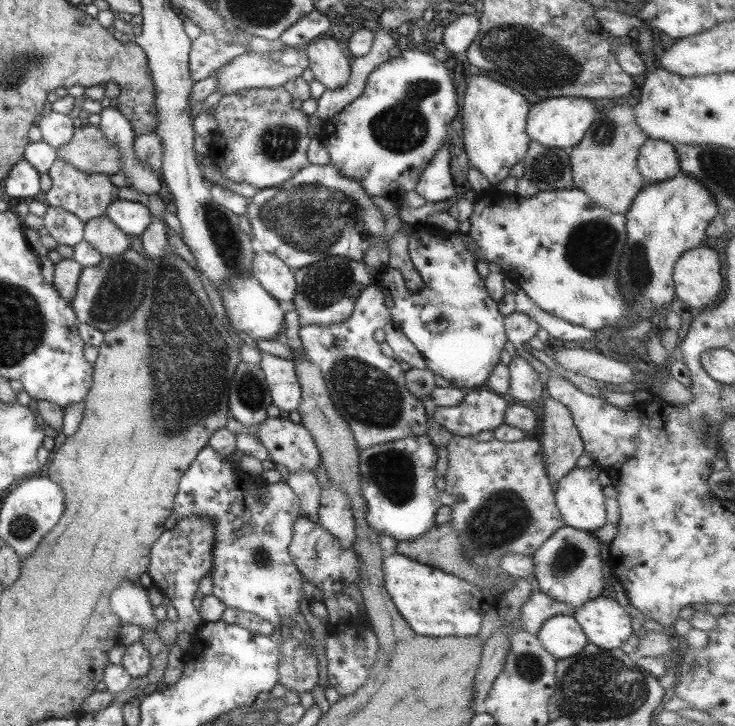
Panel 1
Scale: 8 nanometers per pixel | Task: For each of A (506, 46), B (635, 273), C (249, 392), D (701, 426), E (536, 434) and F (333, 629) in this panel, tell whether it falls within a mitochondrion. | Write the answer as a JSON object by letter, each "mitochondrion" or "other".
{"A":"mitochondrion","B":"mitochondrion","C":"mitochondrion","D":"mitochondrion","E":"other","F":"other"}

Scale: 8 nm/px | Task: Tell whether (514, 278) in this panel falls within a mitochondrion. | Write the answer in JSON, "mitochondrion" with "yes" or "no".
{"mitochondrion":"no"}

